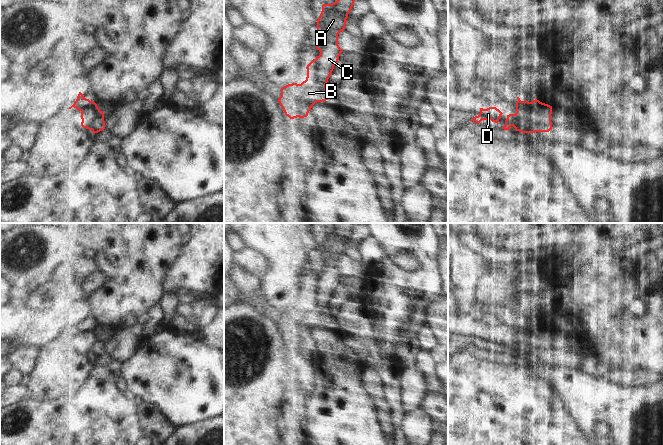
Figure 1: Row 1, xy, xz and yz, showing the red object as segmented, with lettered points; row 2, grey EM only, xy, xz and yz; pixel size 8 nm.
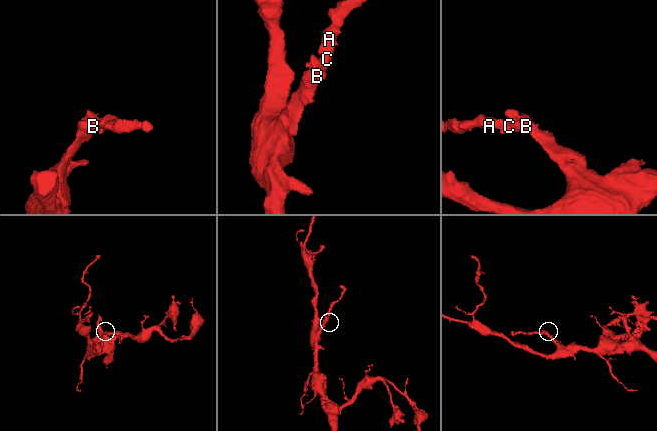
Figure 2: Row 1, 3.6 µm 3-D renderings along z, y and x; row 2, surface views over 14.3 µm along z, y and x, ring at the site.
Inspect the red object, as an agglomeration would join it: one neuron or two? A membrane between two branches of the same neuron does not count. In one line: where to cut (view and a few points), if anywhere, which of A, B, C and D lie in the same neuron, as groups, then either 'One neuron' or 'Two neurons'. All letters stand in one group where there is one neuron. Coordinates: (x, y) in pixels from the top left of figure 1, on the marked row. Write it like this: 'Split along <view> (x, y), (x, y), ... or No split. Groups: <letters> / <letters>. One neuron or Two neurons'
Split along xz (314, 59), (313, 64), (317, 68), (317, 80), (325, 87). Groups: A C D / B. Two neurons.

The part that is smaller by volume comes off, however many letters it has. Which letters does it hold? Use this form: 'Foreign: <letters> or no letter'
Foreign: A, C, D

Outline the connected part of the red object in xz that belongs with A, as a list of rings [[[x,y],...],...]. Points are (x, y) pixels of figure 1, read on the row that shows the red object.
[[[337,0],[332,4],[323,4],[317,20],[318,42],[316,49],[320,54],[313,65],[318,68],[317,78],[321,86],[326,87],[328,79],[343,52],[338,45],[338,34],[344,31],[346,19],[355,0]]]

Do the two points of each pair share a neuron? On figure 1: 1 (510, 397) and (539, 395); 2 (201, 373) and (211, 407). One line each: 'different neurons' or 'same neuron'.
1: same neuron
2: same neuron

